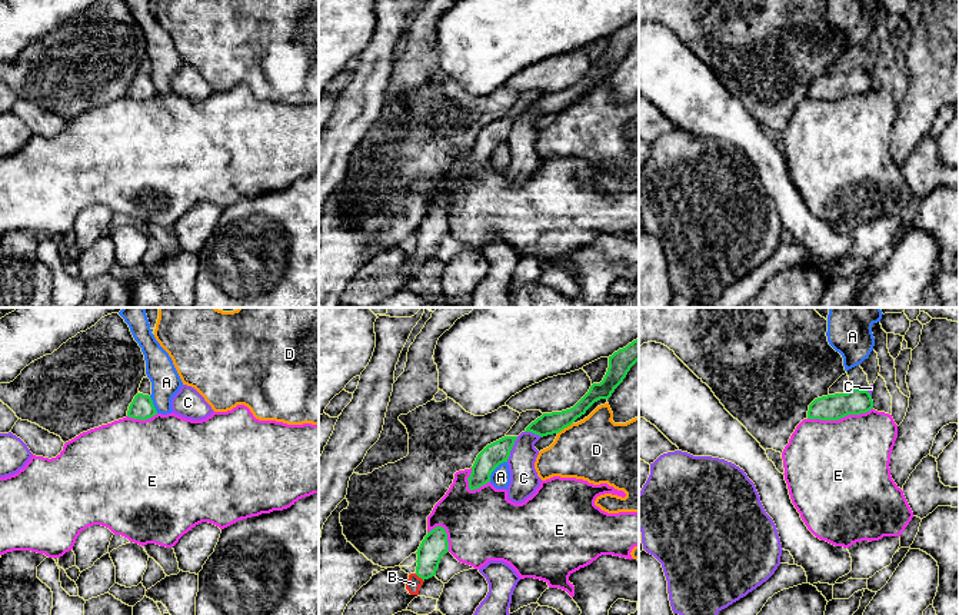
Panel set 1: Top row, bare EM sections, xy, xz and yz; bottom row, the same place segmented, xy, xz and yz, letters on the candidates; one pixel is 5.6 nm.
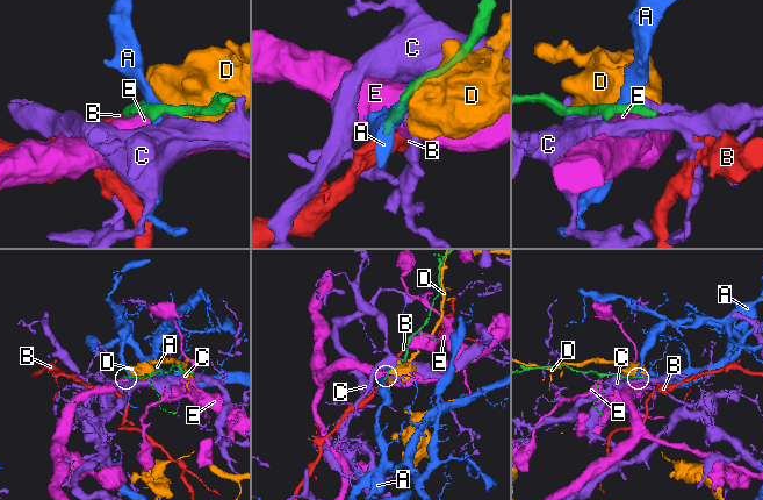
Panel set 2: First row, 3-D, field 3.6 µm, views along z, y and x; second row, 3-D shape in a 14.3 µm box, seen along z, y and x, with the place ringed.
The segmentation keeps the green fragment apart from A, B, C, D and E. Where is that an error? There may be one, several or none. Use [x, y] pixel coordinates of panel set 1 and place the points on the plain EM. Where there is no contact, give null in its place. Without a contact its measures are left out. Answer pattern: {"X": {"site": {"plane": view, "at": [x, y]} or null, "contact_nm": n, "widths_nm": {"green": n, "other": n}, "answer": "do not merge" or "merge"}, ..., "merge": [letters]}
{"A": {"site": {"plane": "xz", "at": [495, 148]}, "contact_nm": 160, "widths_nm": {"green": 130, "other": 110}, "answer": "do not merge"}, "B": {"site": {"plane": "xz", "at": [419, 256]}, "contact_nm": 70, "widths_nm": {"green": 150, "other": 80}, "answer": "merge"}, "C": {"site": {"plane": "xz", "at": [510, 129]}, "contact_nm": 160, "widths_nm": {"green": 130, "other": 160}, "answer": "do not merge"}, "D": {"site": {"plane": "xz", "at": [565, 106]}, "contact_nm": 110, "widths_nm": {"green": 120, "other": 360}, "answer": "do not merge"}, "E": {"site": {"plane": "yz", "at": [839, 97]}, "contact_nm": 380, "widths_nm": {"green": 140, "other": 480}, "answer": "do not merge"}, "merge": ["B"]}

